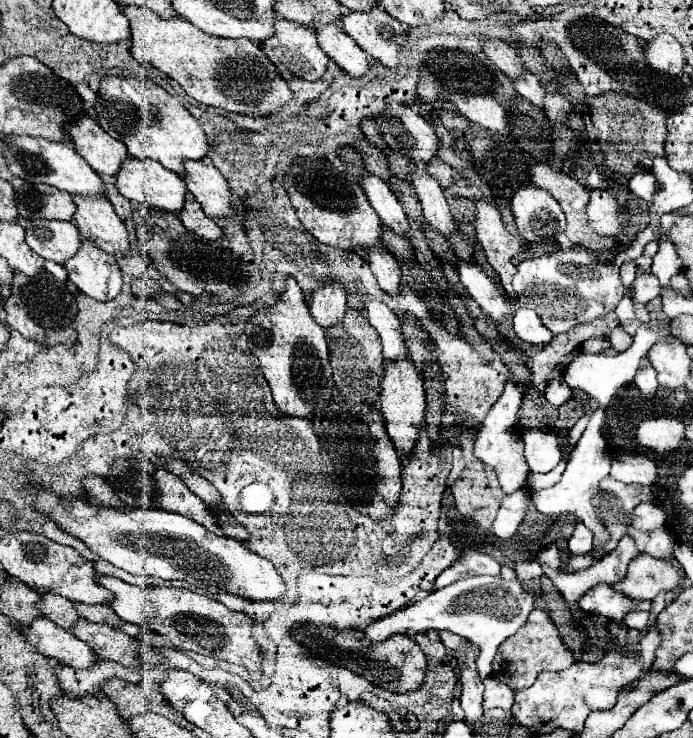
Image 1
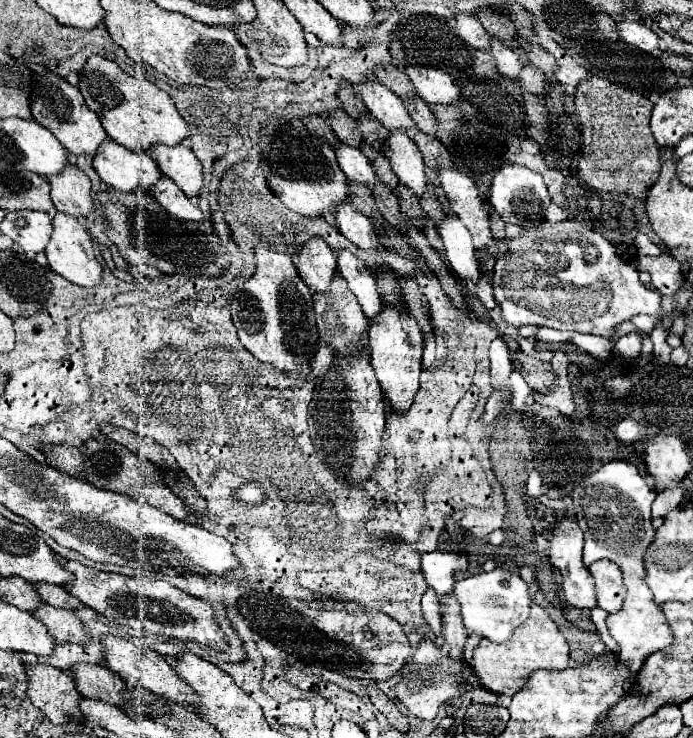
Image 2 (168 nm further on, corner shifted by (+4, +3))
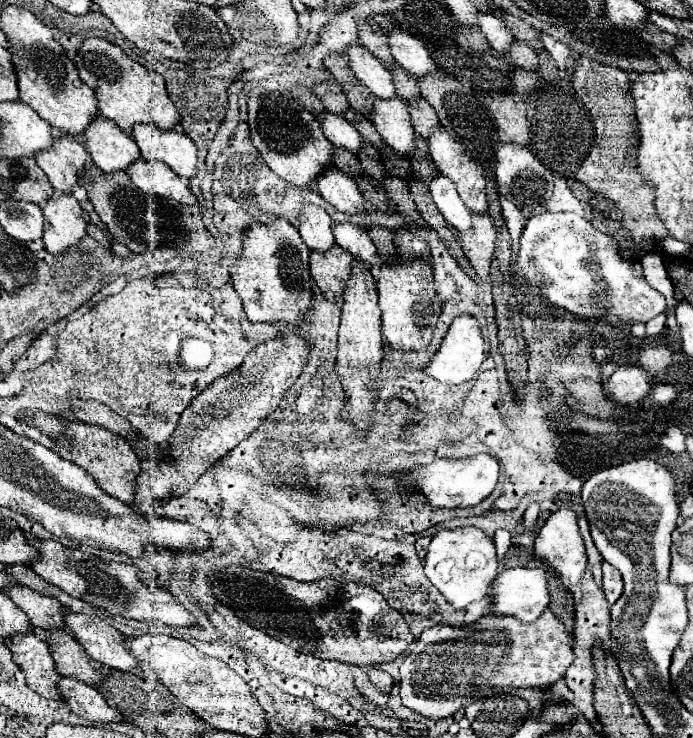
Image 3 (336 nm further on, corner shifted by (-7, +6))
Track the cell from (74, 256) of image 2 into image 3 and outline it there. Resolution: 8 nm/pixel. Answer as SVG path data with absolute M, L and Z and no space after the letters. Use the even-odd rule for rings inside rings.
M60 194L48 198L40 204L44 214L44 234L42 242L48 252L64 252L64 248L74 246L86 234L86 222L82 218L82 208L72 194Z

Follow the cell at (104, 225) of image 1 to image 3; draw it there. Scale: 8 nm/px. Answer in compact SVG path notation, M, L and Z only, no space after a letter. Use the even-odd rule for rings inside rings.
M54 130L52 146L44 152L36 152L34 158L36 164L50 178L54 190L70 194L74 184L78 184L78 172L84 170L86 150L74 136L56 132L58 130Z

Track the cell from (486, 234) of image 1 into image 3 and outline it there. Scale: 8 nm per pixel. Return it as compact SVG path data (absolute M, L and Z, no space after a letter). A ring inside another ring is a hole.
M434 128L426 142L434 164L454 180L464 204L472 212L484 212L488 206L486 180L478 160L470 154L460 154L460 142L446 128Z

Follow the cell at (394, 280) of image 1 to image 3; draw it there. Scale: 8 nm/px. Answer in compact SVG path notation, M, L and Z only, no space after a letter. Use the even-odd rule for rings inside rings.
M334 166L324 168L324 172L320 172L316 184L318 184L318 192L322 194L322 198L326 202L330 202L334 208L338 208L340 212L358 214L358 212L366 210L356 182L350 176L342 174L338 168L334 168Z

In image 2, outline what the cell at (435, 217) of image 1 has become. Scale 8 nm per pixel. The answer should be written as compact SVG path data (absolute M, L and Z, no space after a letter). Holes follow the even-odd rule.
M391 131L385 145L385 155L399 181L421 197L427 191L427 173L417 145L403 131Z

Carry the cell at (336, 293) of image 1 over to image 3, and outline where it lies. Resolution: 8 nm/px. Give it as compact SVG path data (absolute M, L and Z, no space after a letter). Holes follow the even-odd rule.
M304 204L298 216L298 230L310 250L328 250L332 246L332 218L316 204Z

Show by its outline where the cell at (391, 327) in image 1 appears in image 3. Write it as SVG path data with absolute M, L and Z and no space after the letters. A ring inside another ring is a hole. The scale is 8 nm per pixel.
M336 222L332 226L332 234L334 234L336 244L340 244L344 250L348 250L354 258L362 260L372 270L376 270L380 266L374 242L370 240L366 230L354 226L352 222Z

